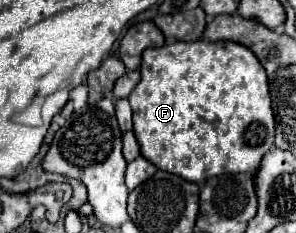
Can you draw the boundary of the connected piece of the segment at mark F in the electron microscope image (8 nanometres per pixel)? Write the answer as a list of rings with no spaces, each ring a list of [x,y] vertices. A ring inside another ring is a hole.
[[[173,42],[161,48],[147,48],[143,52],[143,62],[141,62],[141,80],[135,86],[133,94],[129,96],[129,104],[133,108],[133,132],[137,136],[137,142],[141,146],[141,154],[155,164],[159,170],[165,170],[169,174],[177,174],[189,182],[195,184],[205,184],[207,178],[221,176],[225,172],[249,172],[255,174],[259,170],[261,158],[273,148],[273,138],[275,138],[275,118],[271,110],[271,96],[269,96],[269,84],[267,84],[267,74],[265,68],[259,64],[259,60],[249,52],[249,48],[237,44],[237,42]]]

